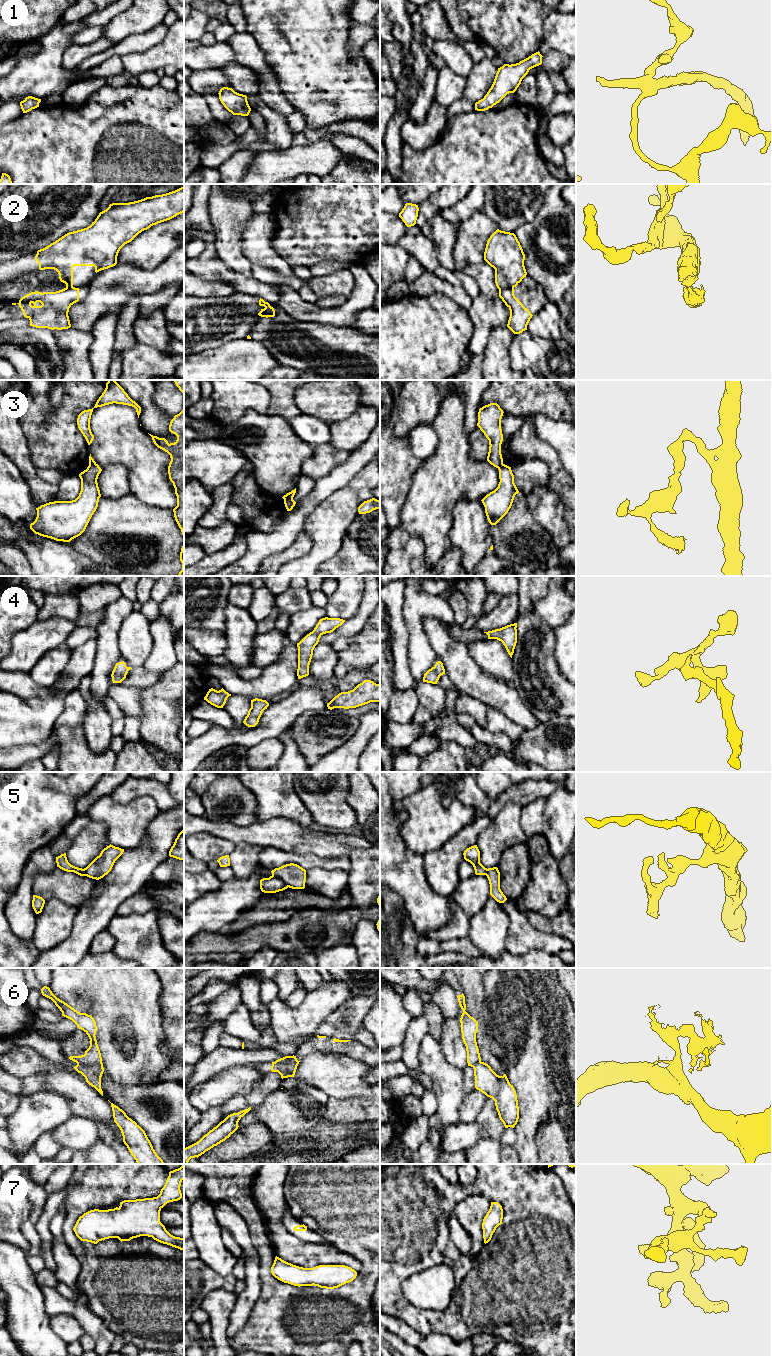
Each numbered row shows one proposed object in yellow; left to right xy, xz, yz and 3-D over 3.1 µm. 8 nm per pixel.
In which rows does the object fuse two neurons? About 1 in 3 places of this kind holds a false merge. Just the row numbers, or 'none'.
2, 3, 5, 6

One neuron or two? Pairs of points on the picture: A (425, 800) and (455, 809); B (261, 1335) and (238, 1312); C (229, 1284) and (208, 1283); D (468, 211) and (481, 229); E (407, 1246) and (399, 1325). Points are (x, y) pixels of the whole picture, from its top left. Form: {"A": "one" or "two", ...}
{"A": "one", "B": "two", "C": "two", "D": "two", "E": "two"}

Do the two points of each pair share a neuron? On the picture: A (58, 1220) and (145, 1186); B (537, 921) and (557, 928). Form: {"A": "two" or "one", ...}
{"A": "two", "B": "one"}

